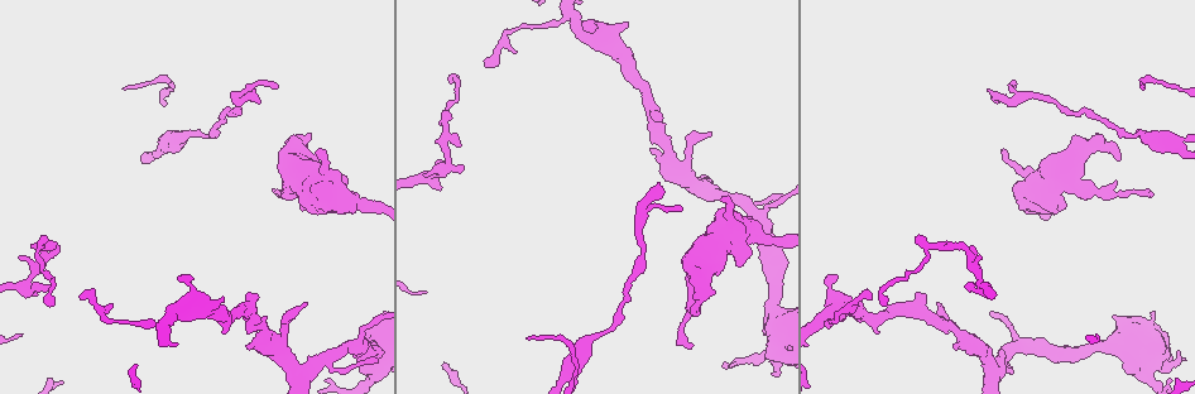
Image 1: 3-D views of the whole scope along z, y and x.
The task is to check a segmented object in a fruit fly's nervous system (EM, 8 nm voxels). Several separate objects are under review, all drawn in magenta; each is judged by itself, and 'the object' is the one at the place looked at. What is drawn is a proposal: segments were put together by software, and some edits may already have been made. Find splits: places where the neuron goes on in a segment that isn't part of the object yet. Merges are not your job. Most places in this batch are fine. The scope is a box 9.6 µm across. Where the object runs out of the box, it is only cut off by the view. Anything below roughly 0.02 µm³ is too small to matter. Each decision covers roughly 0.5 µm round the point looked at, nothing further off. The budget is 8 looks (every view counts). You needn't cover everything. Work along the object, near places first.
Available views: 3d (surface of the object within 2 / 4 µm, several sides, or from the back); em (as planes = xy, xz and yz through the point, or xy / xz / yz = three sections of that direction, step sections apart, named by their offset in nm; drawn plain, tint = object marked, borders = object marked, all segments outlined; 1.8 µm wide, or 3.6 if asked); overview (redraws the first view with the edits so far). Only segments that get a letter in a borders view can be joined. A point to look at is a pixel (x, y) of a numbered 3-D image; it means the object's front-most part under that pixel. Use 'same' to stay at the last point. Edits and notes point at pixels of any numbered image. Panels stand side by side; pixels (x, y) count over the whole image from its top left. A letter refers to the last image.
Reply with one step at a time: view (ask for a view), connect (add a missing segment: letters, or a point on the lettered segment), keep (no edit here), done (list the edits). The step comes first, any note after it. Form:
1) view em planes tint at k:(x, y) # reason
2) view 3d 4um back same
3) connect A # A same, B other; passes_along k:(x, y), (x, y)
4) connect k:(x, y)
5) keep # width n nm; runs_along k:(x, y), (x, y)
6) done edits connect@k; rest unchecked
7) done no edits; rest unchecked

view em yz step 4 borders at 1:(660, 184) # an open end

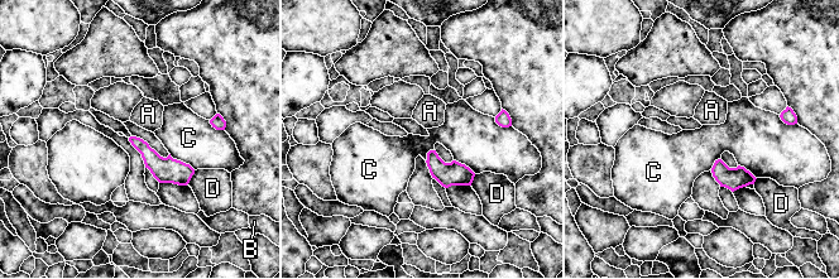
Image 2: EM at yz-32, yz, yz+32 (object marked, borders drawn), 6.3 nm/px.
keep # longest_contact C 200 nm; A other, B other, C other, D other; none of them fits

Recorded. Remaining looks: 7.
view 3d 4um at 1:(1118, 158) # thick end

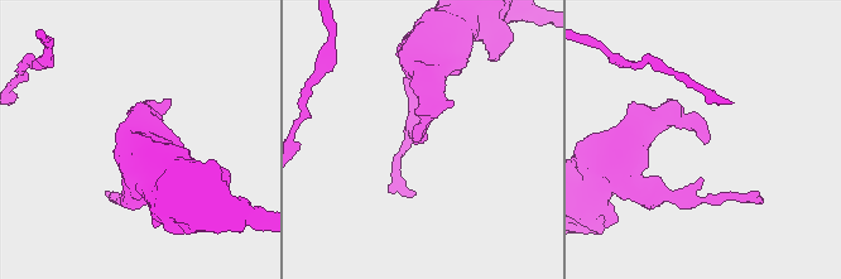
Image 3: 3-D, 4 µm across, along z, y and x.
view em planes borders at 3:(703, 140) # shape alone is not enough

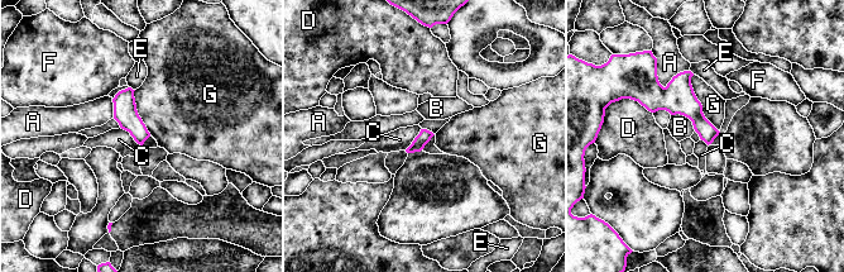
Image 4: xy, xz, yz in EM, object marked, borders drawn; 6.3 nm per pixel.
keep # A other, B other, C other, D other, E other, F other, G other; none of them fits

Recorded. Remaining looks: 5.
view 3d 4um at 1:(969, 246) # free end

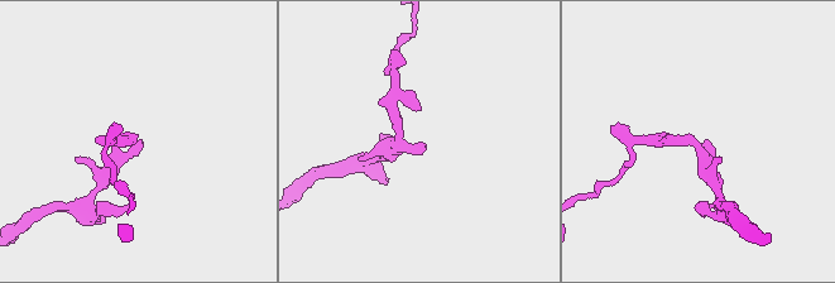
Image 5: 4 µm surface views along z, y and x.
view em yz step 8 tint at 5:(421, 141) # arm_widths 190, 280 nm

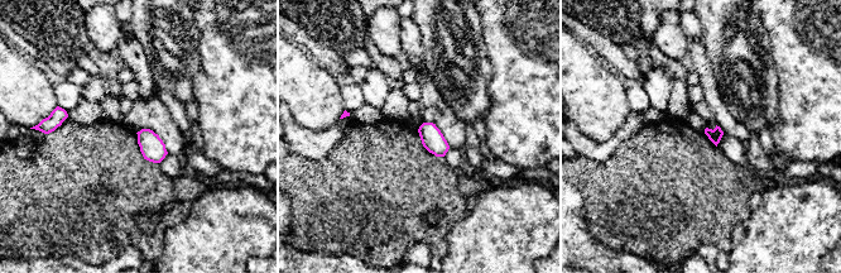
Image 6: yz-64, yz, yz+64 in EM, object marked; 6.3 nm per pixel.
view em planes borders same

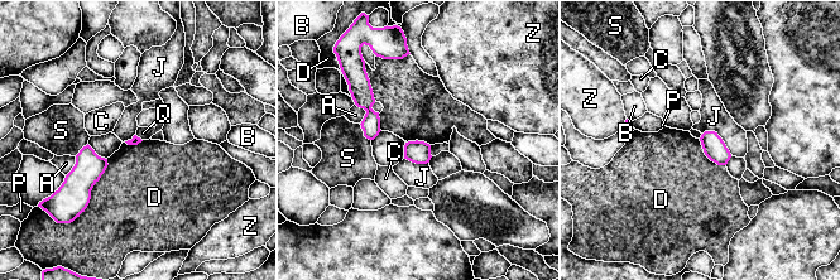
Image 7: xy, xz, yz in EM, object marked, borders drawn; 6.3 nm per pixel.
keep # A other, B other, C other, D other, J other, P other, Q other, S other, Z other; border 7:(108, 159), (82, 212); none of them fits

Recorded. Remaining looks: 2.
done no edits; rest unchecked

